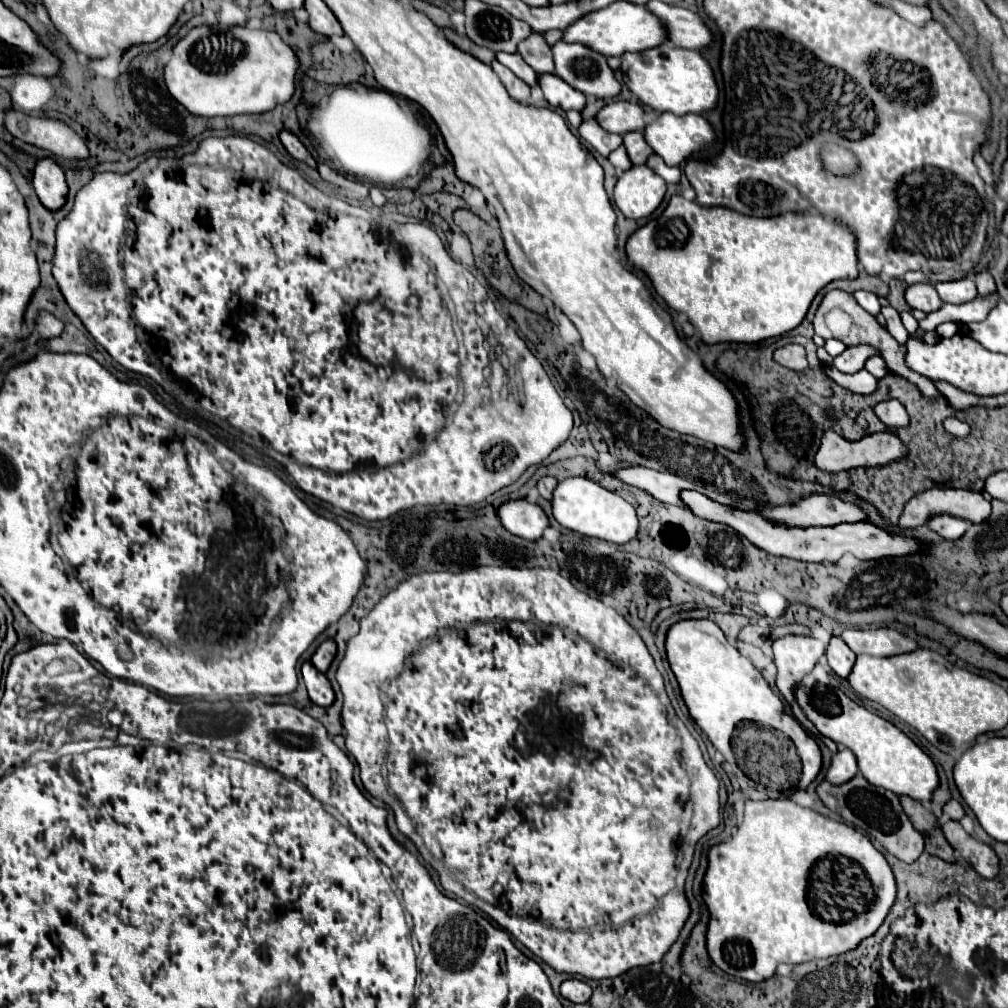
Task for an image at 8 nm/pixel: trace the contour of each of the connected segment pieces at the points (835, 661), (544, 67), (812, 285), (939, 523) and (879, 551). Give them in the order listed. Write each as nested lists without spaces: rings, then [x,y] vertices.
[[[833,636],[829,640],[829,646],[827,646],[825,654],[827,654],[829,666],[833,668],[833,672],[841,678],[847,678],[853,664],[855,664],[855,654],[851,652],[851,648],[847,648],[847,644],[841,638]]]
[[[531,34],[527,40],[523,40],[519,44],[519,54],[537,74],[555,70],[555,62],[551,58],[551,46],[543,42],[541,34]]]
[[[673,196],[669,200],[669,206],[663,212],[663,220],[655,218],[655,220],[649,220],[645,226],[641,226],[631,236],[631,244],[627,240],[625,250],[627,250],[627,260],[631,258],[631,264],[637,270],[647,274],[647,278],[653,284],[653,288],[667,302],[667,306],[671,310],[687,314],[689,322],[695,326],[695,330],[699,332],[699,336],[701,336],[701,340],[705,344],[719,344],[719,342],[755,344],[755,342],[761,342],[765,338],[773,338],[773,336],[785,334],[785,332],[797,328],[803,322],[803,318],[805,318],[805,314],[807,314],[807,310],[811,306],[811,300],[815,298],[815,294],[825,284],[829,284],[833,280],[853,280],[859,274],[857,254],[855,254],[855,236],[849,230],[845,230],[843,226],[833,224],[831,220],[823,218],[821,214],[811,212],[811,214],[783,214],[783,216],[775,216],[775,218],[751,218],[751,216],[743,216],[743,214],[727,210],[727,208],[703,208],[697,202],[685,200],[683,196]]]
[[[933,516],[929,520],[929,528],[939,534],[941,538],[947,538],[947,540],[955,540],[955,538],[961,538],[967,530],[967,522],[961,520],[961,518],[955,518],[955,516]]]
[[[683,490],[681,500],[695,516],[731,526],[733,530],[737,530],[741,536],[745,536],[757,548],[761,548],[769,554],[775,554],[775,556],[795,558],[795,560],[803,560],[803,562],[837,562],[845,554],[853,554],[859,560],[879,560],[885,556],[917,552],[921,548],[919,540],[889,534],[869,522],[823,526],[823,528],[821,526],[817,526],[817,528],[815,526],[809,526],[809,528],[771,526],[771,522],[767,522],[767,518],[759,518],[759,514],[755,514],[751,510],[731,510],[731,506],[721,506],[721,502],[715,502],[697,490]]]

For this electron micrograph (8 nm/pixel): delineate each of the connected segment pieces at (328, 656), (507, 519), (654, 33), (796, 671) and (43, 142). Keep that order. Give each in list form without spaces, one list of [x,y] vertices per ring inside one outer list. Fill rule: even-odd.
[[[333,638],[325,640],[325,642],[317,648],[317,652],[313,654],[313,658],[311,658],[311,662],[315,664],[315,668],[317,668],[317,670],[321,670],[321,672],[327,672],[327,668],[329,668],[329,664],[331,664],[331,660],[335,658],[335,650],[337,650],[335,640],[333,640]]]
[[[511,500],[499,508],[501,524],[515,536],[527,540],[539,540],[543,530],[549,526],[549,520],[539,504],[527,500]]]
[[[615,2],[603,10],[585,14],[579,22],[571,24],[563,36],[565,42],[579,42],[591,46],[599,54],[605,56],[623,56],[625,52],[643,52],[667,42],[667,28],[655,14],[647,10],[647,6],[635,6],[631,2]],[[591,40],[591,42],[585,42]]]
[[[783,636],[773,642],[773,652],[777,666],[777,688],[789,704],[795,704],[791,688],[813,670],[825,652],[825,644],[811,636]]]
[[[9,108],[5,128],[23,142],[47,148],[55,156],[63,156],[67,160],[83,160],[89,156],[85,140],[69,124],[61,120],[29,116]]]

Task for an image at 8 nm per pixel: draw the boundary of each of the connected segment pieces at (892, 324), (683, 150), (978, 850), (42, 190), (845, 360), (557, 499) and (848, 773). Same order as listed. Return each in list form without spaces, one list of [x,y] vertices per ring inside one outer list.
[[[885,306],[885,308],[881,310],[881,314],[883,314],[885,320],[887,320],[887,330],[889,330],[889,334],[891,334],[897,342],[905,344],[907,338],[909,338],[909,332],[905,330],[905,326],[903,326],[903,322],[901,322],[899,312],[897,312],[895,308],[891,308],[891,306]]]
[[[661,114],[659,120],[651,122],[645,128],[645,140],[647,144],[659,154],[667,166],[679,166],[683,160],[687,160],[691,154],[709,150],[713,144],[717,144],[715,128],[711,126],[709,120],[705,120],[701,114],[685,114],[685,116],[675,116],[675,114]]]
[[[945,822],[943,826],[943,834],[947,838],[947,842],[961,852],[961,856],[975,868],[975,872],[983,878],[995,878],[999,872],[999,860],[997,854],[993,852],[991,846],[971,838],[959,822]]]
[[[41,158],[33,172],[33,188],[41,204],[49,210],[59,210],[67,198],[67,182],[61,166],[53,158]]]
[[[859,345],[847,347],[847,350],[845,350],[841,356],[833,358],[833,366],[835,366],[837,370],[841,370],[841,372],[853,374],[853,372],[861,370],[867,358],[875,356],[875,354],[877,354],[877,352],[875,352],[875,348],[871,346]]]
[[[567,478],[559,482],[551,502],[553,502],[553,516],[557,518],[557,522],[563,528],[569,528],[583,536],[607,540],[613,544],[627,544],[637,536],[639,520],[635,508],[615,492],[601,488],[597,482],[589,478]]]
[[[839,746],[839,752],[831,758],[831,766],[825,774],[825,780],[833,786],[845,784],[857,774],[857,762],[853,762],[853,752],[845,746]]]

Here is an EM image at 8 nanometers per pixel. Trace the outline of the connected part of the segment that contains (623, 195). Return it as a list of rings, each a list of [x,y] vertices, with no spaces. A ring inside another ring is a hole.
[[[633,166],[615,184],[613,200],[625,218],[647,218],[665,196],[667,184],[649,166]]]

